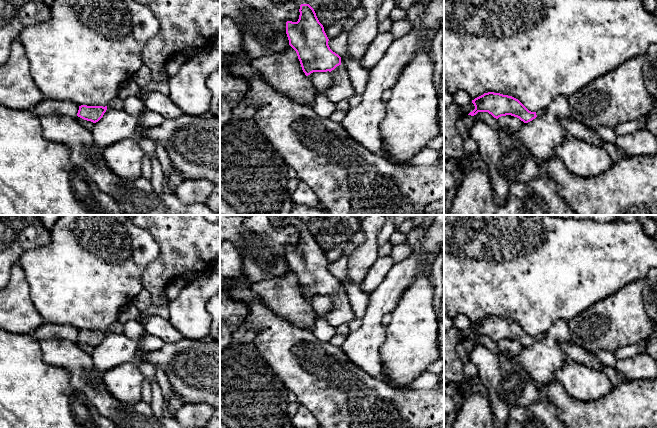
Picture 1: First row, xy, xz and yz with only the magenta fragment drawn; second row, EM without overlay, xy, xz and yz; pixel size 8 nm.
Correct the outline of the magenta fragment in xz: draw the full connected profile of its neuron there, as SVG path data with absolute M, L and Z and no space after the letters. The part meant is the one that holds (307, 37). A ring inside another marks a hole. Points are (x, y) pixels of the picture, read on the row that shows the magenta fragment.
M271 0L274 3L295 2L300 6L297 22L286 22L289 45L296 51L306 76L313 72L327 72L332 76L332 86L325 93L327 99L338 103L356 95L345 64L328 45L328 37L314 9L305 0Z

